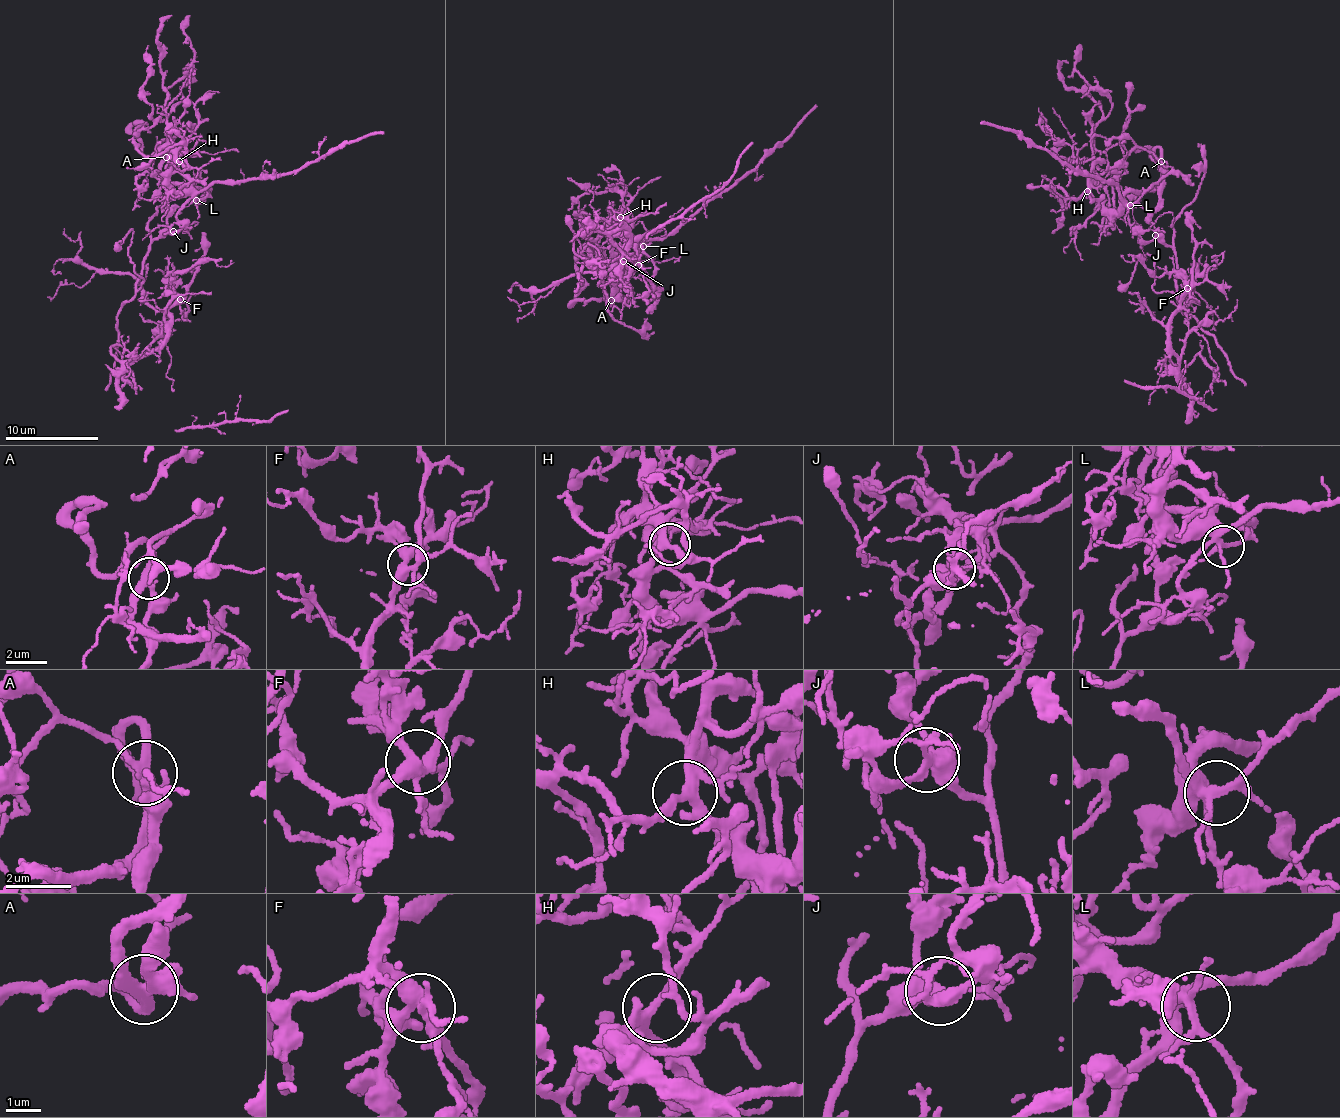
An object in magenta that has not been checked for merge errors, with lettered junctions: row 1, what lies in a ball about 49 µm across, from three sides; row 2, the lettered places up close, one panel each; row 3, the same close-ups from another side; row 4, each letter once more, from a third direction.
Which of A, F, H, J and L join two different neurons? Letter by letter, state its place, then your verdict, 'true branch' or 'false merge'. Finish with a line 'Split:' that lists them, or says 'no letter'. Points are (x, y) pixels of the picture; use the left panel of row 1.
A: (166, 157) | false merge
F: (180, 299) | true branch
H: (179, 161) | true branch
J: (173, 231) | false merge
L: (196, 200) | true branch
Split: A, J

